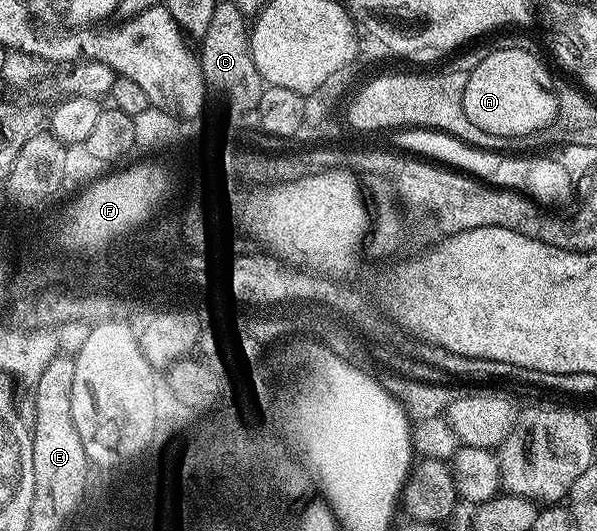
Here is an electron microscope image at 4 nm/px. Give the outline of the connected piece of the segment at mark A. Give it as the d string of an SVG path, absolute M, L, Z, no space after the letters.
M497 48L489 52L474 67L468 69L467 86L463 90L463 108L467 110L467 118L475 122L487 134L495 138L501 136L529 136L540 134L553 124L557 116L557 94L553 87L555 77L549 73L549 68L533 52L525 48Z

